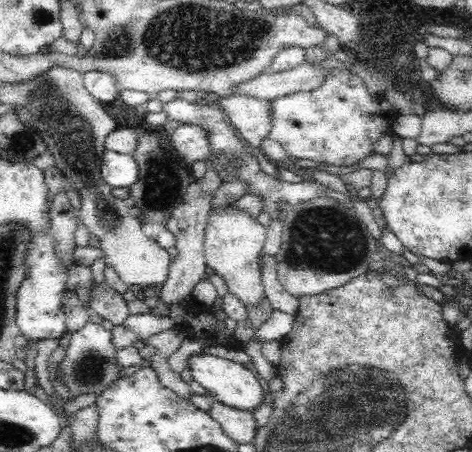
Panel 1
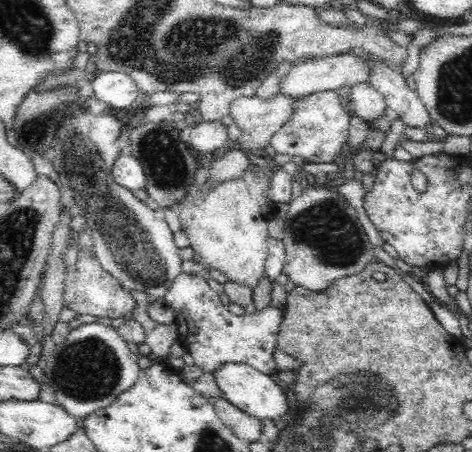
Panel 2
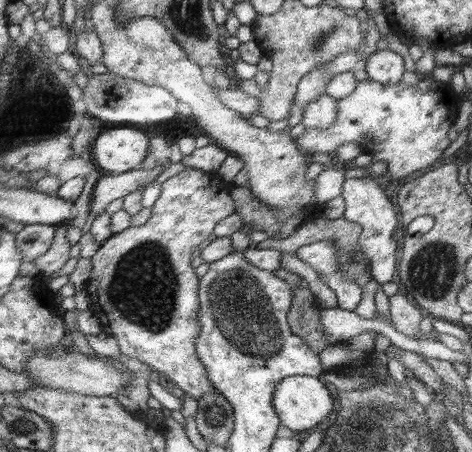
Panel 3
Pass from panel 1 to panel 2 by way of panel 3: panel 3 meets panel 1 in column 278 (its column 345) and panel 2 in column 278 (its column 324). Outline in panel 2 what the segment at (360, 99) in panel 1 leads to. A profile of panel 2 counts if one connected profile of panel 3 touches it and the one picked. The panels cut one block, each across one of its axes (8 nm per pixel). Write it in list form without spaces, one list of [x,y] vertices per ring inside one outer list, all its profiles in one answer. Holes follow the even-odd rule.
[[[318,92],[304,98],[298,104],[296,114],[272,136],[272,148],[278,154],[294,156],[300,164],[304,162],[332,162],[336,154],[346,154],[350,114],[344,110],[340,92]]]

